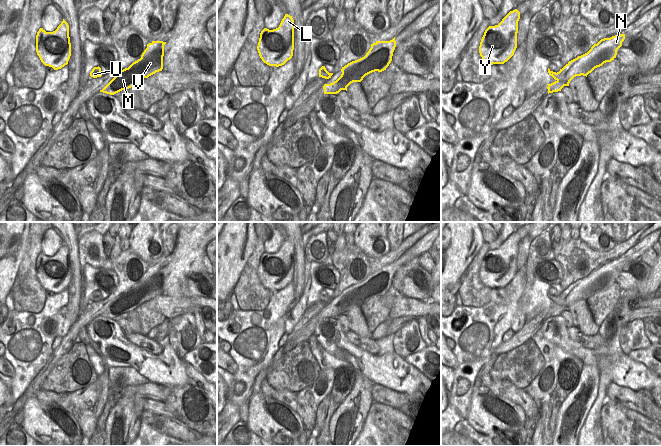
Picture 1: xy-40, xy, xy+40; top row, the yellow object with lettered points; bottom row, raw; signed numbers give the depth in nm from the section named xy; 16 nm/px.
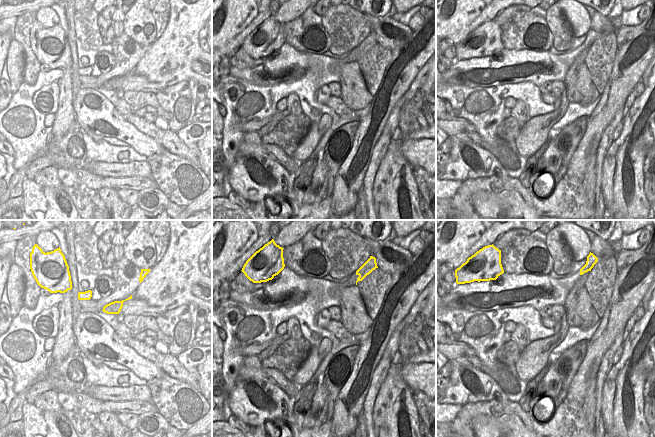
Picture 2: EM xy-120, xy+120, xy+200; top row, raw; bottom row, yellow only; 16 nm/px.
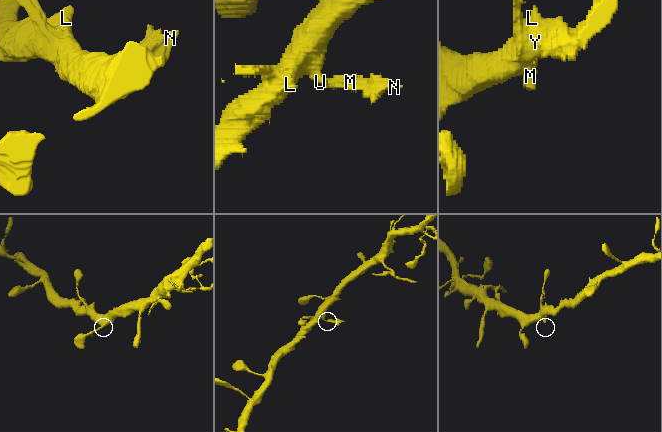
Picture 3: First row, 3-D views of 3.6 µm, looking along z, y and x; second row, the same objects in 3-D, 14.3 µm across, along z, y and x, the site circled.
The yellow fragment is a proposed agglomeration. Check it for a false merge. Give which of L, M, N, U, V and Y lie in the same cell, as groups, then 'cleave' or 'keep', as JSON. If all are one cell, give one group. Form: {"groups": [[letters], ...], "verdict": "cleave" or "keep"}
{"groups": [["L", "U", "Y"], ["M", "N", "V"]], "verdict": "cleave"}

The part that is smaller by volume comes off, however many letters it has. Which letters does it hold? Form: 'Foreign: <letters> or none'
Foreign: M, N, V

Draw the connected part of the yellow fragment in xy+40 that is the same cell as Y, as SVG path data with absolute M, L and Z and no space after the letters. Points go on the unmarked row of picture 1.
M510 235L502 245L495 250L489 250L481 263L479 277L482 283L493 288L504 288L517 272L518 245L520 236Z

